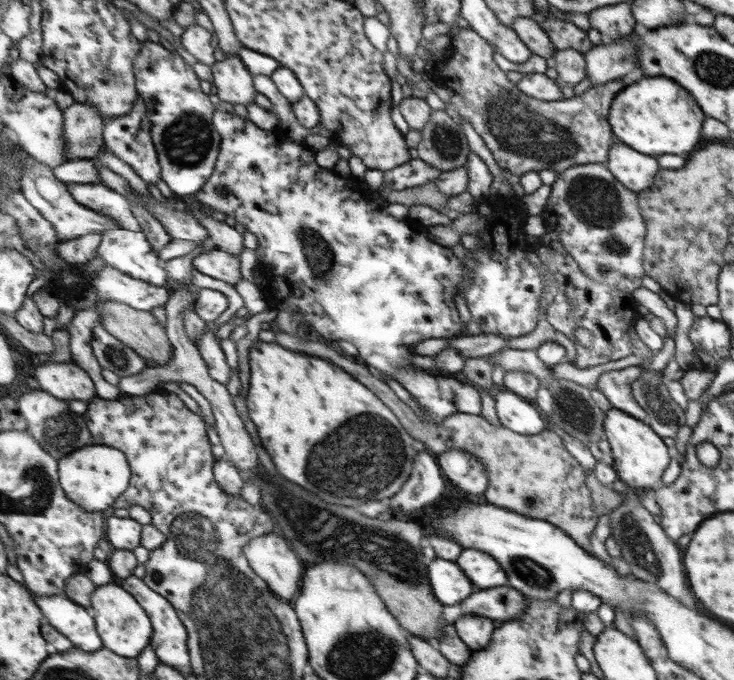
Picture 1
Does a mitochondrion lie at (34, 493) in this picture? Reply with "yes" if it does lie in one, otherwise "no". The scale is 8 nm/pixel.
yes

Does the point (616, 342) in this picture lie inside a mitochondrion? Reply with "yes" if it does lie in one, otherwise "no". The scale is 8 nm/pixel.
no

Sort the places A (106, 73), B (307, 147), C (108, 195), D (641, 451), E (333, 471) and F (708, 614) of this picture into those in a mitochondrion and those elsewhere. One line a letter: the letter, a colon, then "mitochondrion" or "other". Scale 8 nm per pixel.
A: mitochondrion
B: other
C: other
D: other
E: mitochondrion
F: other

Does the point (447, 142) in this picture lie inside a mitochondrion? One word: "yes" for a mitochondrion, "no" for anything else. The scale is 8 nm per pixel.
yes

